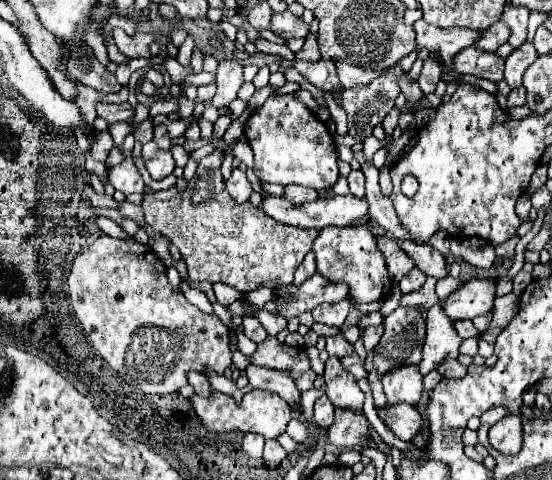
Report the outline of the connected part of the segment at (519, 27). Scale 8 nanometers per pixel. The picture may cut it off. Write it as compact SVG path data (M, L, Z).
M506 6L504 12L502 12L502 16L500 16L500 22L508 24L508 28L510 28L510 40L508 40L508 44L510 44L514 50L520 48L520 46L526 42L528 14L530 14L528 8Z

